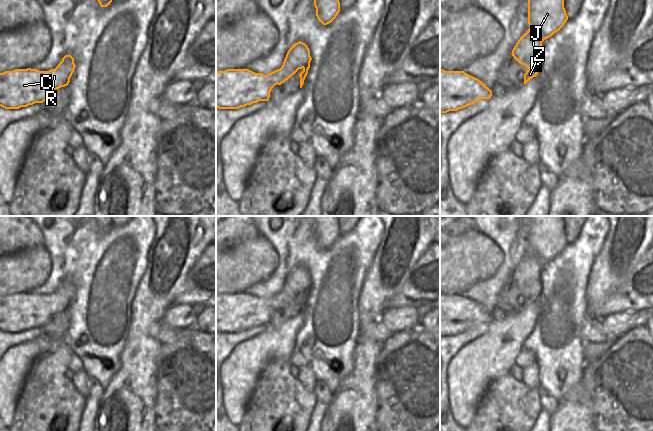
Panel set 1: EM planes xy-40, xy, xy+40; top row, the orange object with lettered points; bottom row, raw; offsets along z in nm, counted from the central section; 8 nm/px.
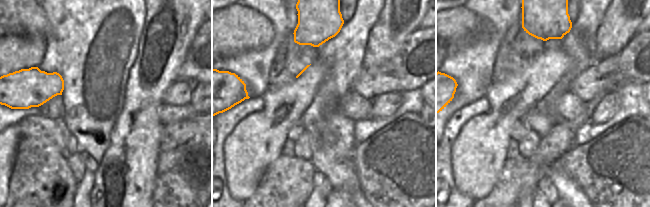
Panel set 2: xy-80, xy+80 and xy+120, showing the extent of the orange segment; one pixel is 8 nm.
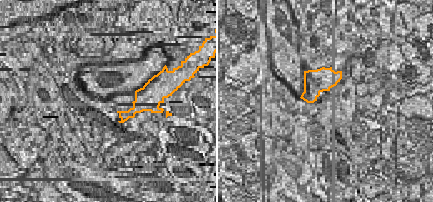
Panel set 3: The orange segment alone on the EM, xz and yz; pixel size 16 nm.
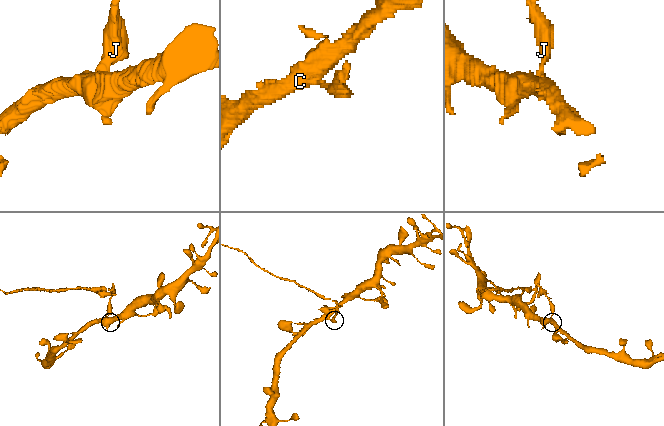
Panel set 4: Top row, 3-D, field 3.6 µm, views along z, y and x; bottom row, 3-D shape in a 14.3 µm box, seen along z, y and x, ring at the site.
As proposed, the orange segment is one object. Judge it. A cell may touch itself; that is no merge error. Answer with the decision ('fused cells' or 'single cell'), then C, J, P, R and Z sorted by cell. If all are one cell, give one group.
fused cells | C R / J P Z

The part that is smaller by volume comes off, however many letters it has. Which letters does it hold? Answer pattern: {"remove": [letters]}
{"remove": ["J", "P", "Z"]}

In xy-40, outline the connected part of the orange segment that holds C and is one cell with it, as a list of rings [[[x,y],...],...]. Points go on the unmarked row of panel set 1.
[[[61,285],[55,293],[15,293],[0,297],[0,330],[19,333],[43,327],[55,314],[69,308],[74,287]]]

